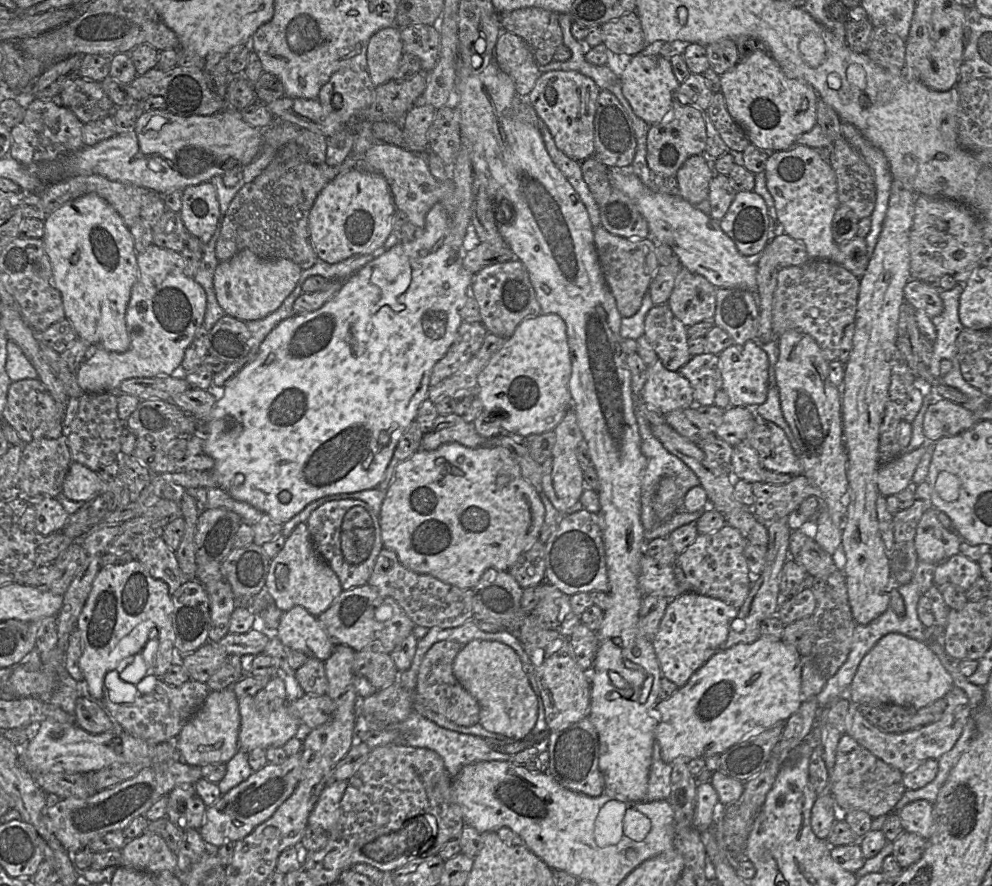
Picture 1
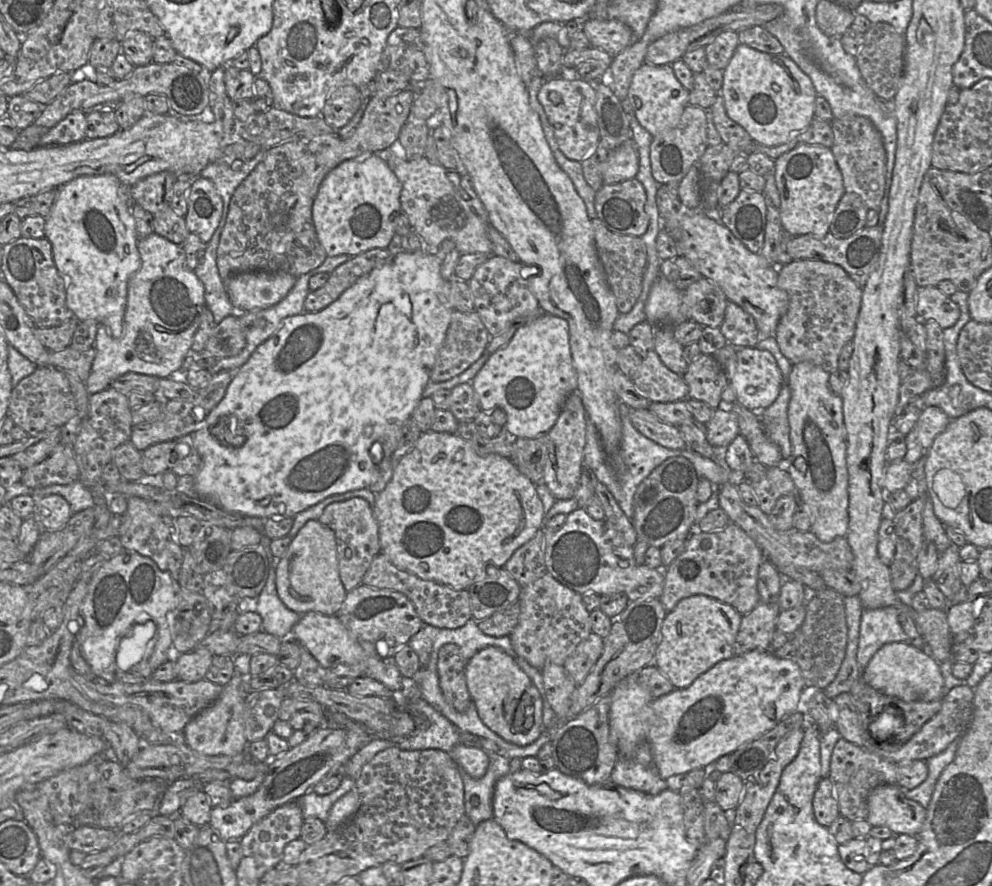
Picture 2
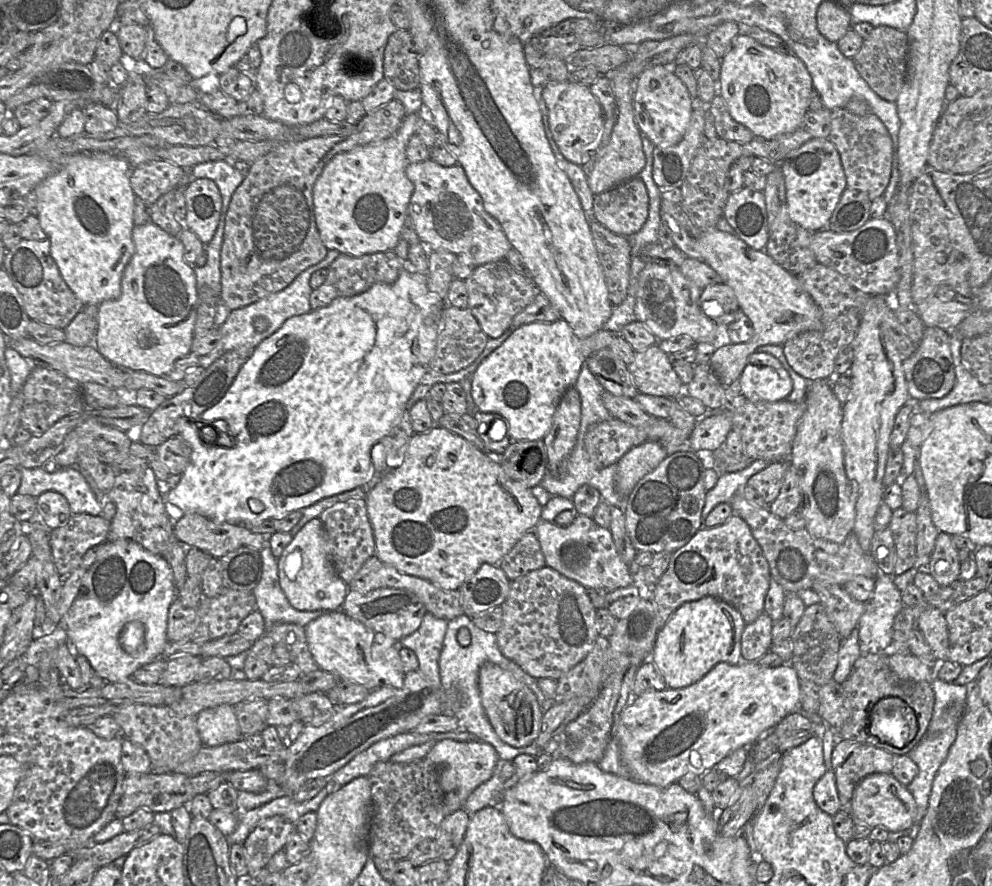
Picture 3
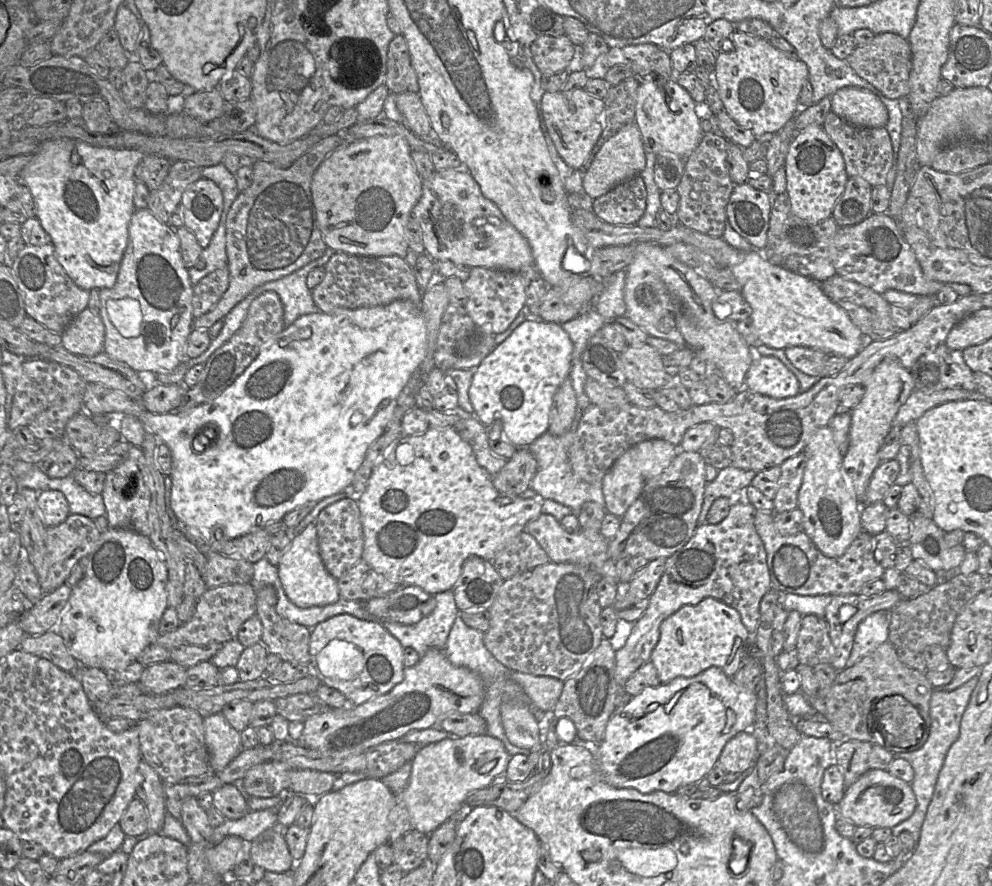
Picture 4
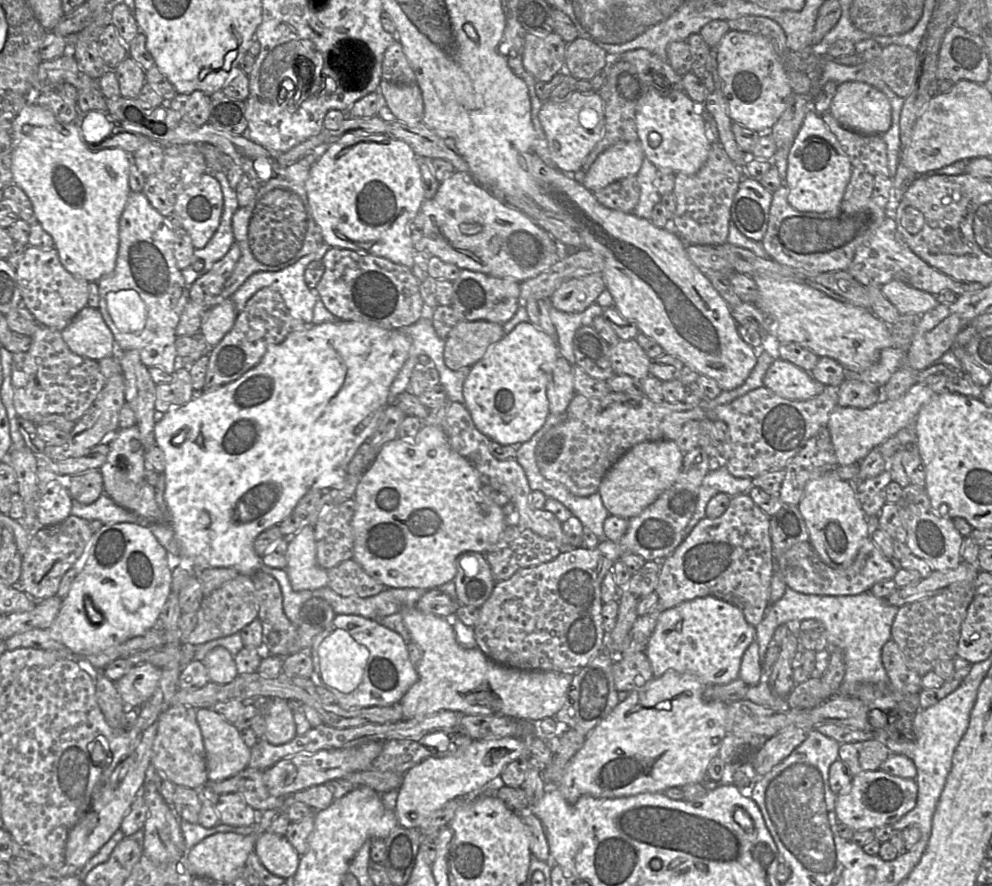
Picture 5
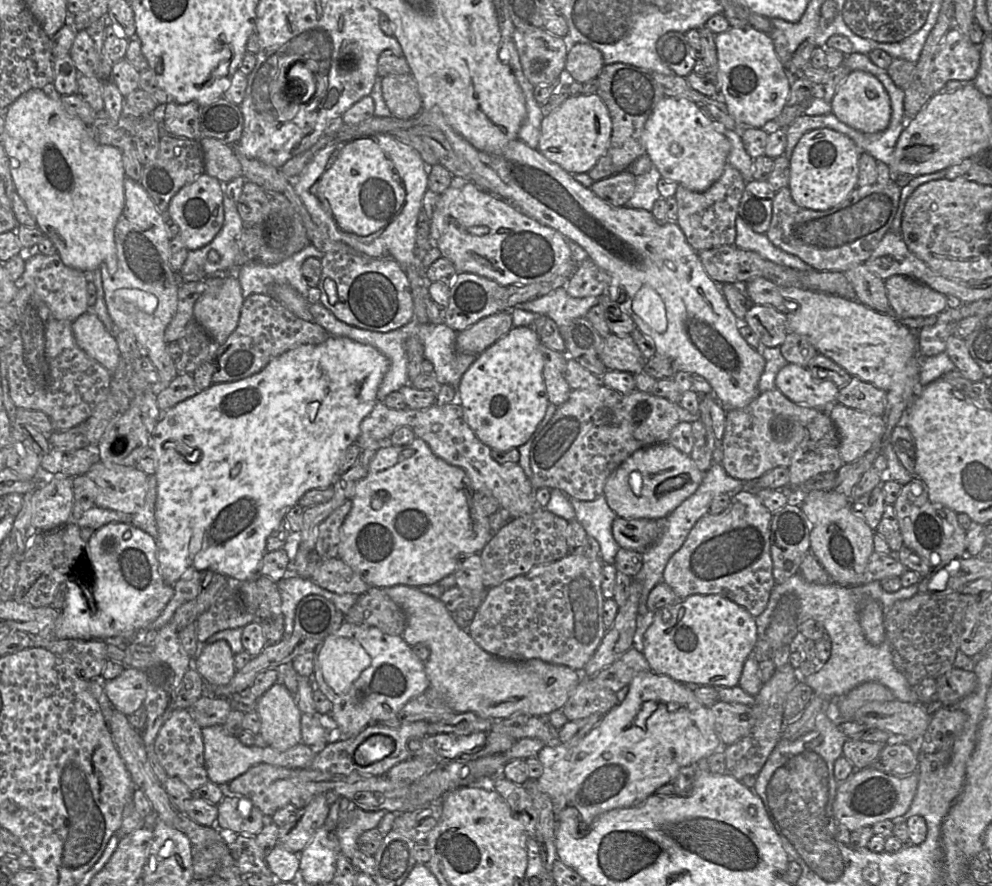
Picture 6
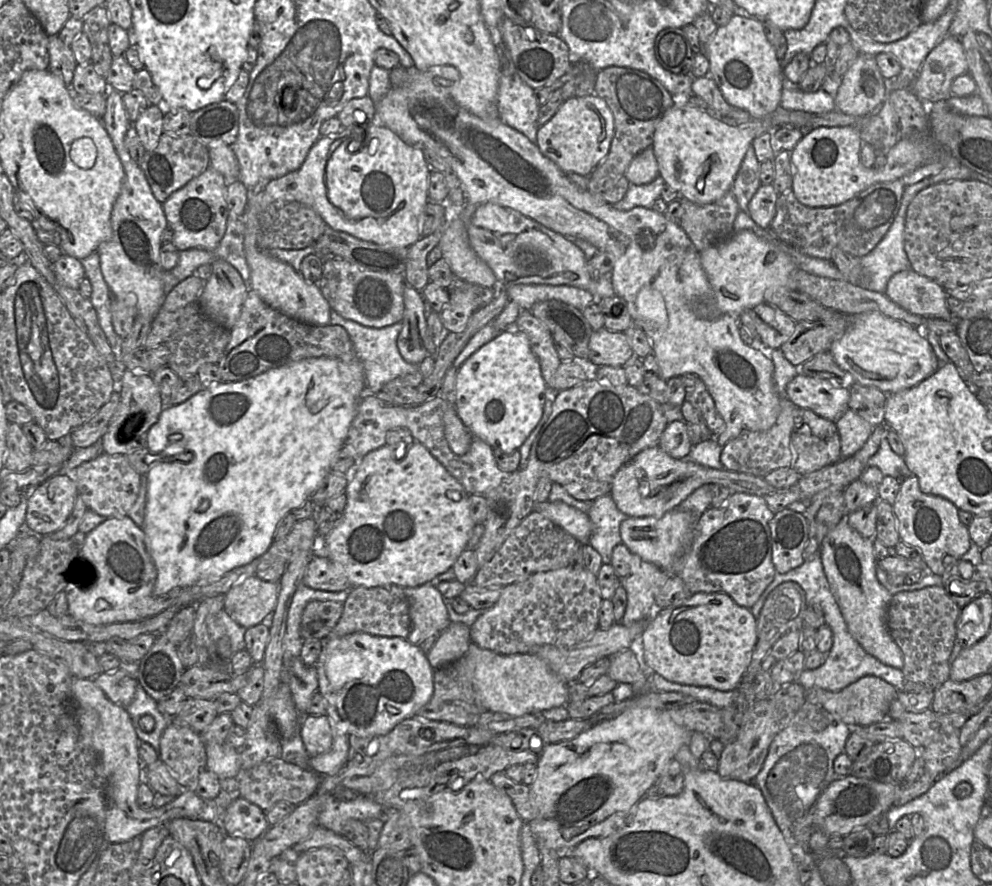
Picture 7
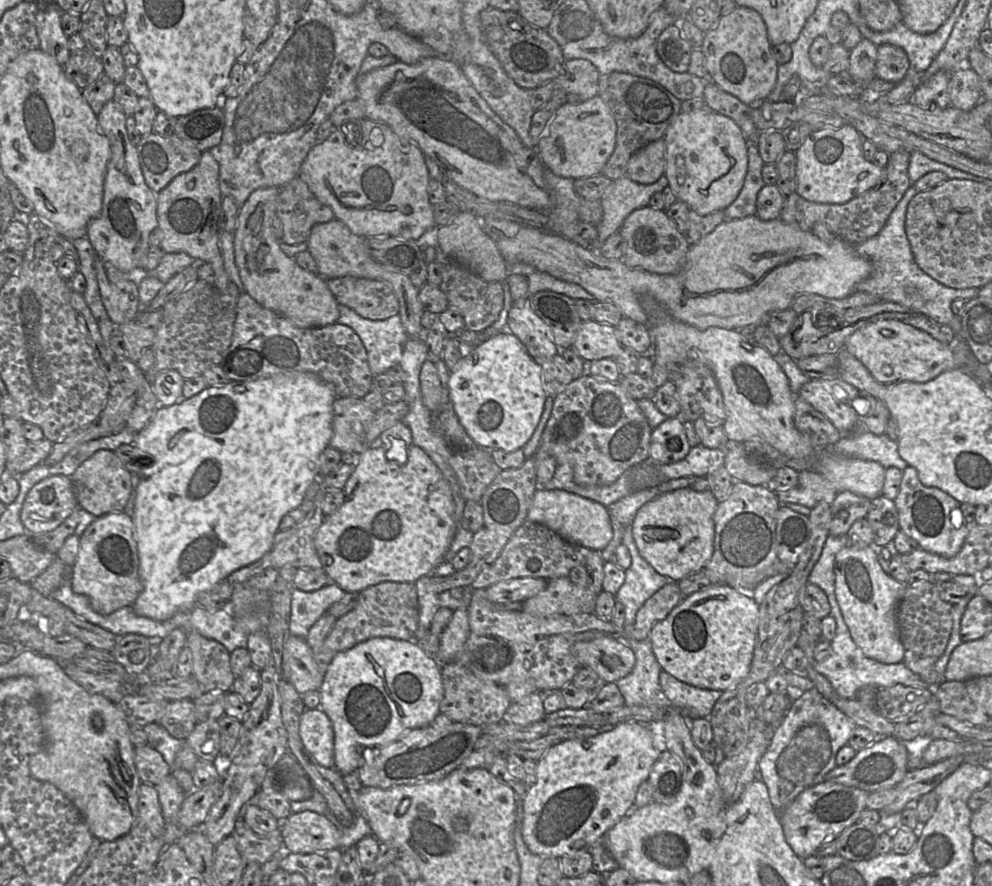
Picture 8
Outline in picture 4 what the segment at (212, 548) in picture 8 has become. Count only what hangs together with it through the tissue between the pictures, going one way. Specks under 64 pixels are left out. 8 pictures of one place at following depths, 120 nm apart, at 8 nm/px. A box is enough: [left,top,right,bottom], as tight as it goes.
[83,300,427,539]

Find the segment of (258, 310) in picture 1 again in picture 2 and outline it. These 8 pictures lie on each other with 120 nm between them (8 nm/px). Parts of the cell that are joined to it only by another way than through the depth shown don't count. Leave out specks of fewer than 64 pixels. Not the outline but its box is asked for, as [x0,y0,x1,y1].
[225,271,296,312]

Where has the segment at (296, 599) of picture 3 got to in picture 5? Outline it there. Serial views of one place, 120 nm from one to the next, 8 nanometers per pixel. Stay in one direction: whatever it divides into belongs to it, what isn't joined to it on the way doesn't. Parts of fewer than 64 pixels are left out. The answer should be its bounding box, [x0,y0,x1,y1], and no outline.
[285,524,328,591]

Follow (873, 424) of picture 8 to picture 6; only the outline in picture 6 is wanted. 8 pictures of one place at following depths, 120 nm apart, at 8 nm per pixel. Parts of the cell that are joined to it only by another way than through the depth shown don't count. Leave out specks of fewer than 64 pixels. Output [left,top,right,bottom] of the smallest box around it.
[837,377,886,416]

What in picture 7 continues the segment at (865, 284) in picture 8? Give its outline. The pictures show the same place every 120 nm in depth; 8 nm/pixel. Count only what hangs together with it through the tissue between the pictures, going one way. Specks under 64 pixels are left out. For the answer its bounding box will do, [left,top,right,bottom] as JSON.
[860,178,930,294]

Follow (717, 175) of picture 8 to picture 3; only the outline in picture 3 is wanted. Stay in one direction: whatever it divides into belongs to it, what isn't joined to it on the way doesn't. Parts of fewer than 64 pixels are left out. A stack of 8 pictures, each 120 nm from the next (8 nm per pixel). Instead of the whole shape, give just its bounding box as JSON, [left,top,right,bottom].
[633,65,693,146]

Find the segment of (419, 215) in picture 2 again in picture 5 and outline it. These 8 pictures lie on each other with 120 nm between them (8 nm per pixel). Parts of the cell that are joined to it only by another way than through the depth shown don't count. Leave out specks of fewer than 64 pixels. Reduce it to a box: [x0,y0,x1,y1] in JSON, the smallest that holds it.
[420,171,563,282]

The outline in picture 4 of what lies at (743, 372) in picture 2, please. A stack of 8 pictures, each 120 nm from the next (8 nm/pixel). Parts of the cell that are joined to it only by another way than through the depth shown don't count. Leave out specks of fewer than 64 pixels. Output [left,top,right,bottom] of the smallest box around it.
[744,356,800,399]

